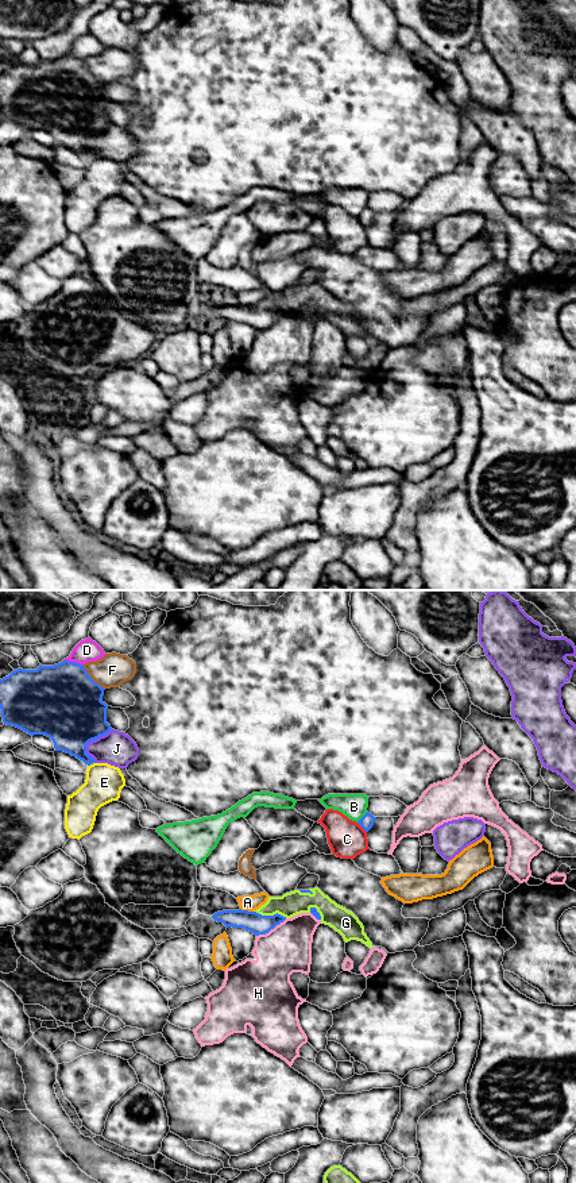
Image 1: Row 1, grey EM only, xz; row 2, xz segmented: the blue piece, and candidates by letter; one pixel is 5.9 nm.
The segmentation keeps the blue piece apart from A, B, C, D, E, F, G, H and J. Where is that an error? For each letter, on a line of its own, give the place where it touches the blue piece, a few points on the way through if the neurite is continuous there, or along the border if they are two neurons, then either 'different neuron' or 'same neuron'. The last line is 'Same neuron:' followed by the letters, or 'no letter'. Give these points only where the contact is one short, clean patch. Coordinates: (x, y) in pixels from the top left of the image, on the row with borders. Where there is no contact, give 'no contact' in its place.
A: meets blue in xz at (247, 910); border along xz (240, 908), (252, 912); different neuron
B: meets blue in xz at (363, 816); different neuron
C: meets blue in xz at (362, 827); different neuron
D: meets blue in xz at (73, 662); border along xz (64, 659), (82, 665); different neuron
E: meets blue in xz at (91, 763); different neuron
F: meets blue in xz at (91, 678); different neuron
G: meets blue in xz at (270, 916); runs through xz (252, 921), (261, 921), (270, 916), (277, 909), (294, 902); same neuron
H: meets blue in xz at (271, 928); different neuron
J: meets blue in xz at (89, 740); different neuron
Same neuron: G

